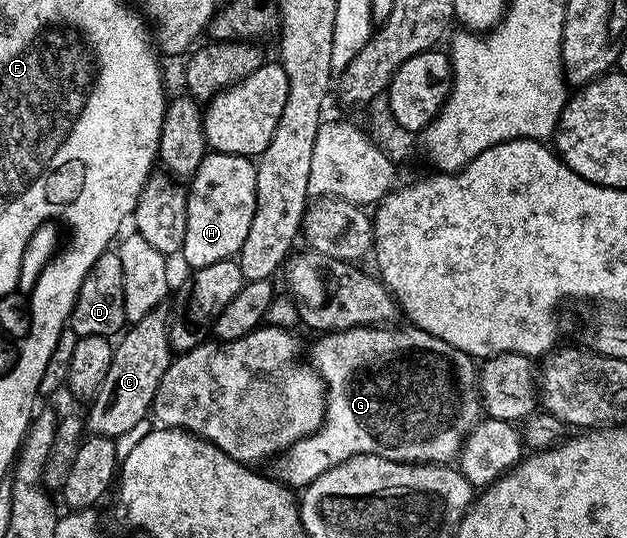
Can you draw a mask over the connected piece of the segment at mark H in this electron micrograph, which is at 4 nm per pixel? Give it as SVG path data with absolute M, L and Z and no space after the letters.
M207 153L187 185L187 231L179 254L190 270L236 258L255 215L256 162L245 156Z

